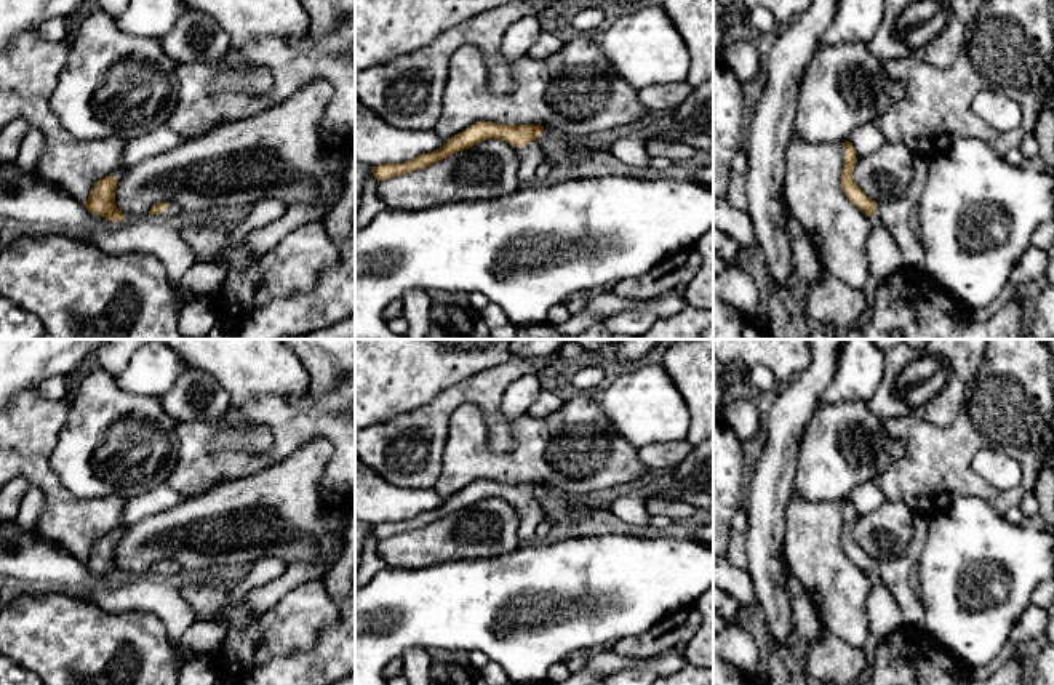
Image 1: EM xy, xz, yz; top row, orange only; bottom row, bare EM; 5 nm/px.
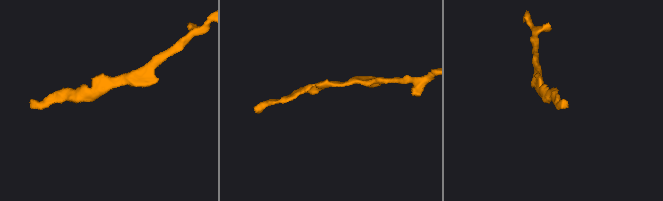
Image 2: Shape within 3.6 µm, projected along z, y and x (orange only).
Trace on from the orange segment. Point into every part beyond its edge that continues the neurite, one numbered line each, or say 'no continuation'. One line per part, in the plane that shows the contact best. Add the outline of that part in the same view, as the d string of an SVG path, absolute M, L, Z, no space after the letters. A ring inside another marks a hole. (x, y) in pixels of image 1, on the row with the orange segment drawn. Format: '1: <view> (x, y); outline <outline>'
1: xz (530, 156); outline M536 141L520 146L518 152L518 178L521 182L529 184L536 178L537 166L544 162L544 152Z

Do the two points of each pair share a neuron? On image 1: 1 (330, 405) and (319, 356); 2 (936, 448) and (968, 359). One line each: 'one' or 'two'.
1: two
2: two

